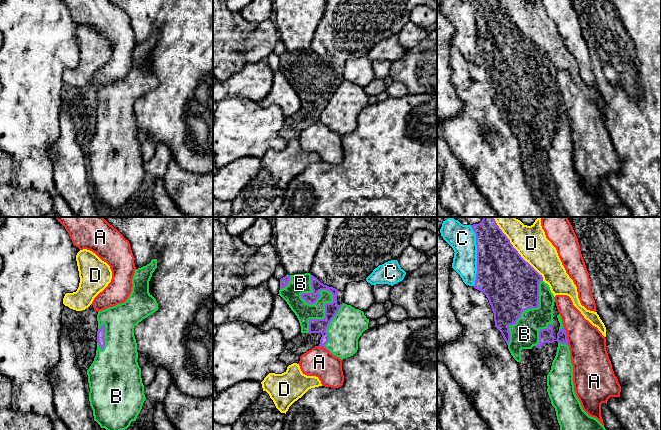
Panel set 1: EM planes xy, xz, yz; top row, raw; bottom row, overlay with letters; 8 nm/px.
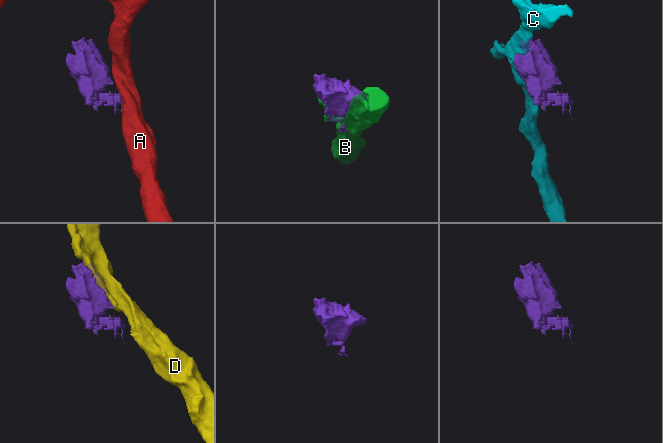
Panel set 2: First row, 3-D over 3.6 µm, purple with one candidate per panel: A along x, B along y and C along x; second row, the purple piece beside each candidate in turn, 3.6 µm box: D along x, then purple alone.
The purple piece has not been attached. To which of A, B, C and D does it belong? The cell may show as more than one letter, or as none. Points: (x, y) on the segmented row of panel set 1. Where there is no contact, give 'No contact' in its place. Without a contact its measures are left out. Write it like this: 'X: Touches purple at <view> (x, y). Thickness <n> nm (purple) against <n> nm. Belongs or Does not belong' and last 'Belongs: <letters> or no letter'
A: Touches purple at yz (566, 336). Thickness 110 nm (purple) against 300 nm. Does not belong
B: Touches purple at xz (327, 290). Thickness 110 nm (purple) against 160 nm. Belongs
C: Touches purple at yz (477, 256). Thickness 420 nm (purple) against 220 nm. Does not belong
D: Touches purple at yz (515, 249). Thickness 420 nm (purple) against 260 nm. Does not belong
Belongs: B

